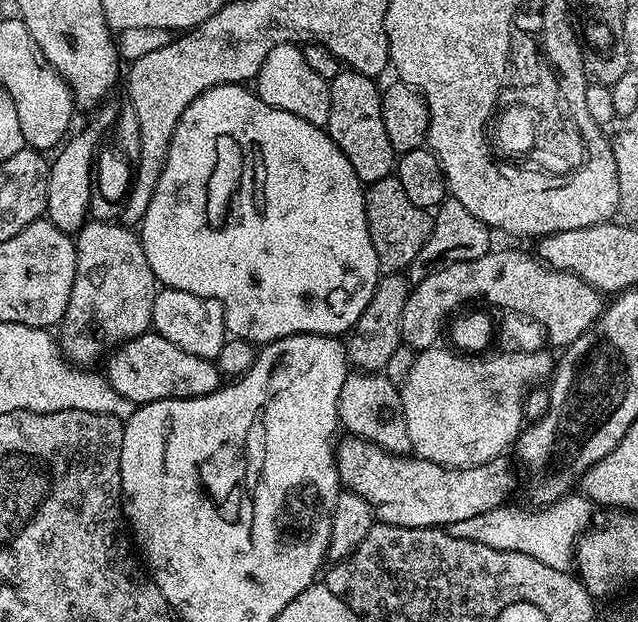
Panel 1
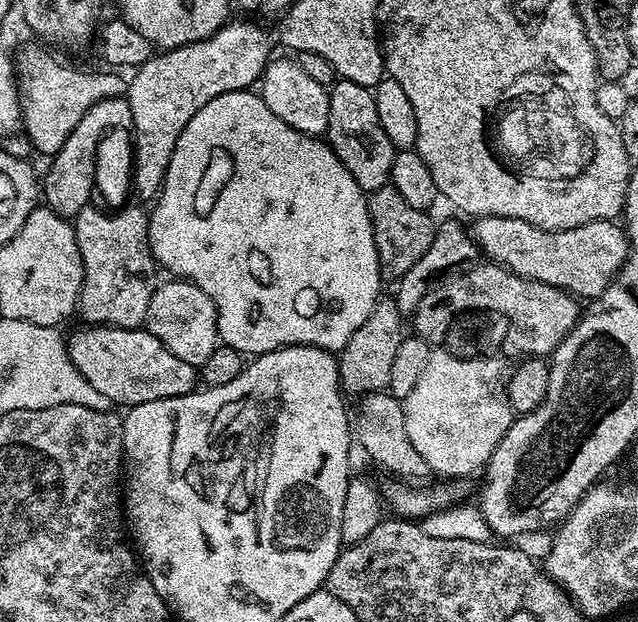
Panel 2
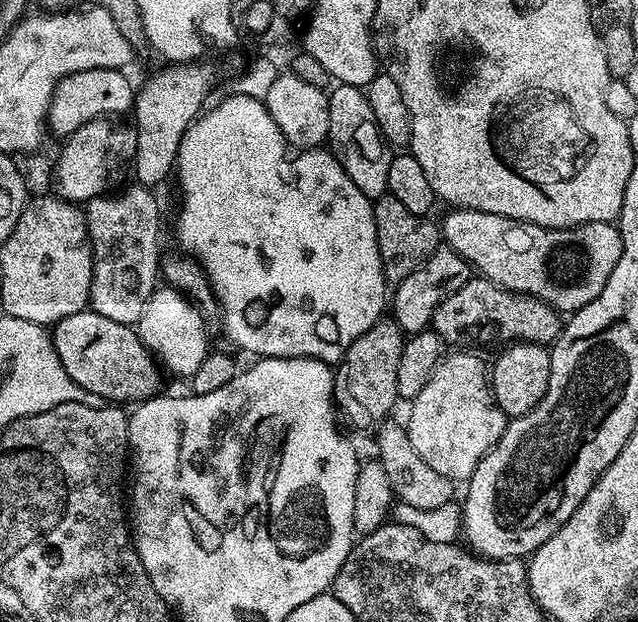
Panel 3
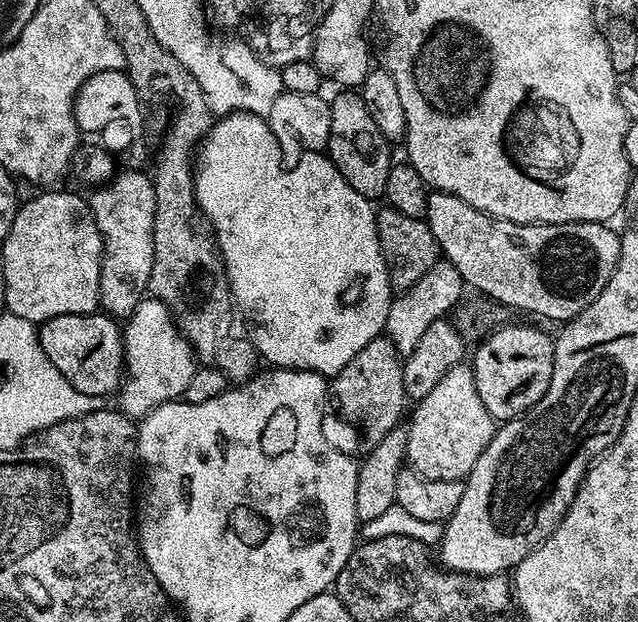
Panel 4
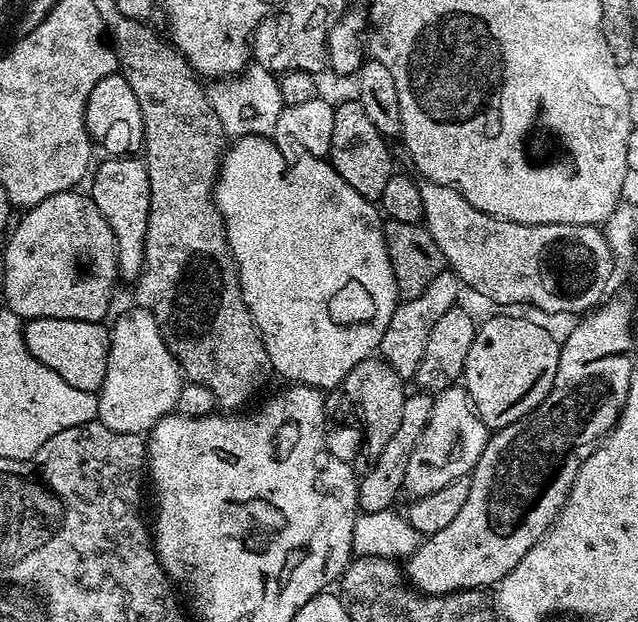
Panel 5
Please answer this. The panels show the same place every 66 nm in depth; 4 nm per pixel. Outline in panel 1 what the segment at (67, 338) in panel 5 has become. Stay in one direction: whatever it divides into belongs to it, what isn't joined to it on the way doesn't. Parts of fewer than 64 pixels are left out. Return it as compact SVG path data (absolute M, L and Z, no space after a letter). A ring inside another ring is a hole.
M154 330L143 332L133 340L126 340L111 349L107 364L106 379L109 388L118 390L122 398L130 398L133 406L159 400L189 400L209 396L222 386L220 369L213 361L198 354L186 354L186 350L174 346L174 342L162 338Z

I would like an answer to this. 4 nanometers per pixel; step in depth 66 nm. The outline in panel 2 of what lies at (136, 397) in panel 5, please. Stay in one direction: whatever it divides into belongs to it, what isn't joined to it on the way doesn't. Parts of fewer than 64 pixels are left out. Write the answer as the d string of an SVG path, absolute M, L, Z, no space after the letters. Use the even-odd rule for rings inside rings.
M168 278L168 281L157 287L156 293L150 298L146 331L154 334L172 354L178 354L184 362L202 366L210 354L218 347L216 335L216 303L210 294L202 294L198 286L189 280Z

